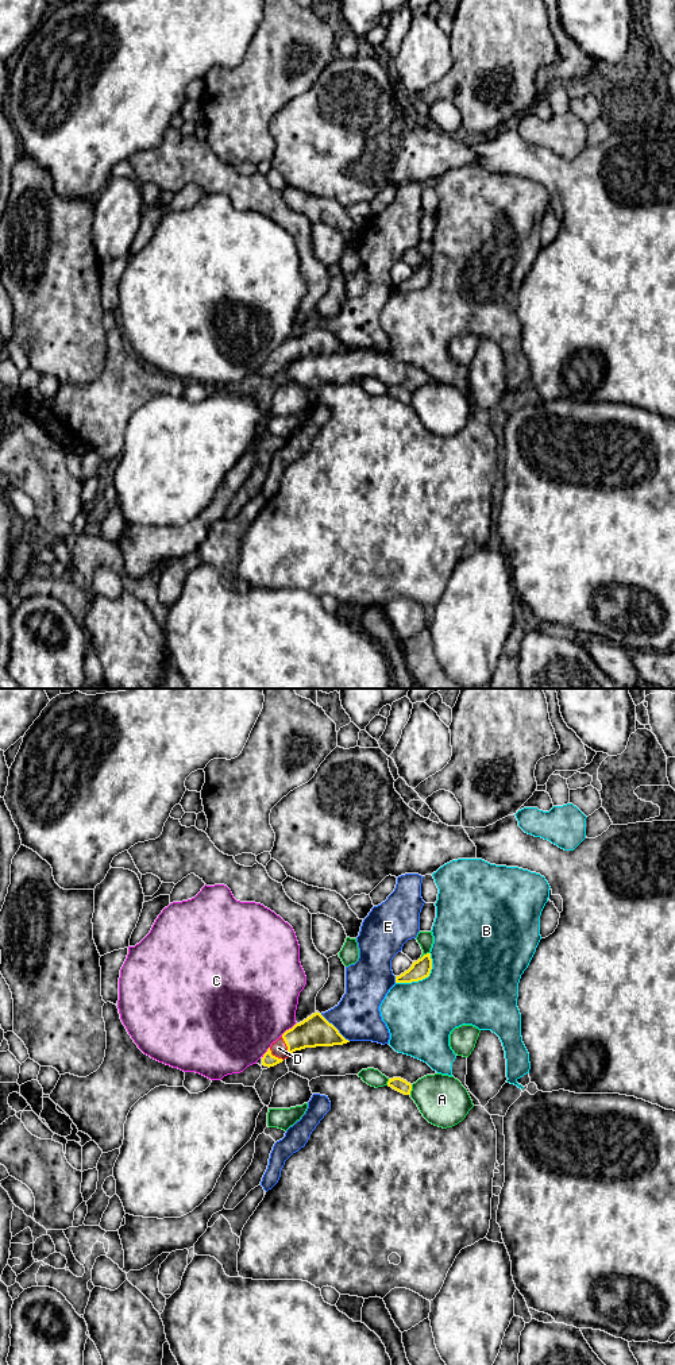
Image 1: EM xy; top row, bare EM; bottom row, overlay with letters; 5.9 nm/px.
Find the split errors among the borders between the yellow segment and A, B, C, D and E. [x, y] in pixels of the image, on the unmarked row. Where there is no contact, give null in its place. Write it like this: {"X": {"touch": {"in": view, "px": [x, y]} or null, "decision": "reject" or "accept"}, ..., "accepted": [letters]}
{"A": {"touch": {"in": "xy", "px": [411, 398]}, "decision": "reject"}, "B": {"touch": {"in": "xy", "px": [423, 286]}, "decision": "reject"}, "C": {"touch": {"in": "xy", "px": [289, 338]}, "decision": "reject"}, "D": {"touch": {"in": "xy", "px": [286, 354]}, "decision": "accept"}, "E": {"touch": {"in": "xy", "px": [335, 336]}, "decision": "reject"}, "accepted": ["D"]}

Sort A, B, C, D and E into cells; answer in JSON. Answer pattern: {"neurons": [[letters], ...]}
{"neurons": [["A"], ["B"], ["C"], ["D"], ["E"]]}

